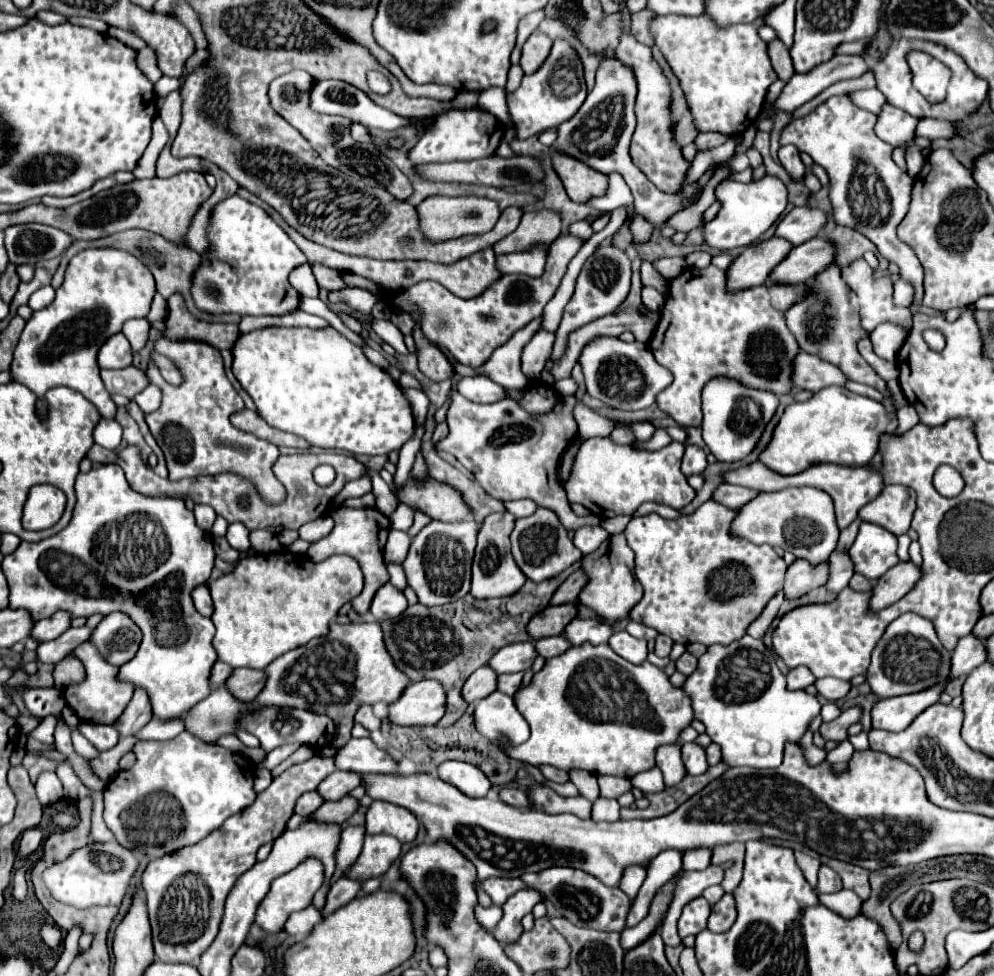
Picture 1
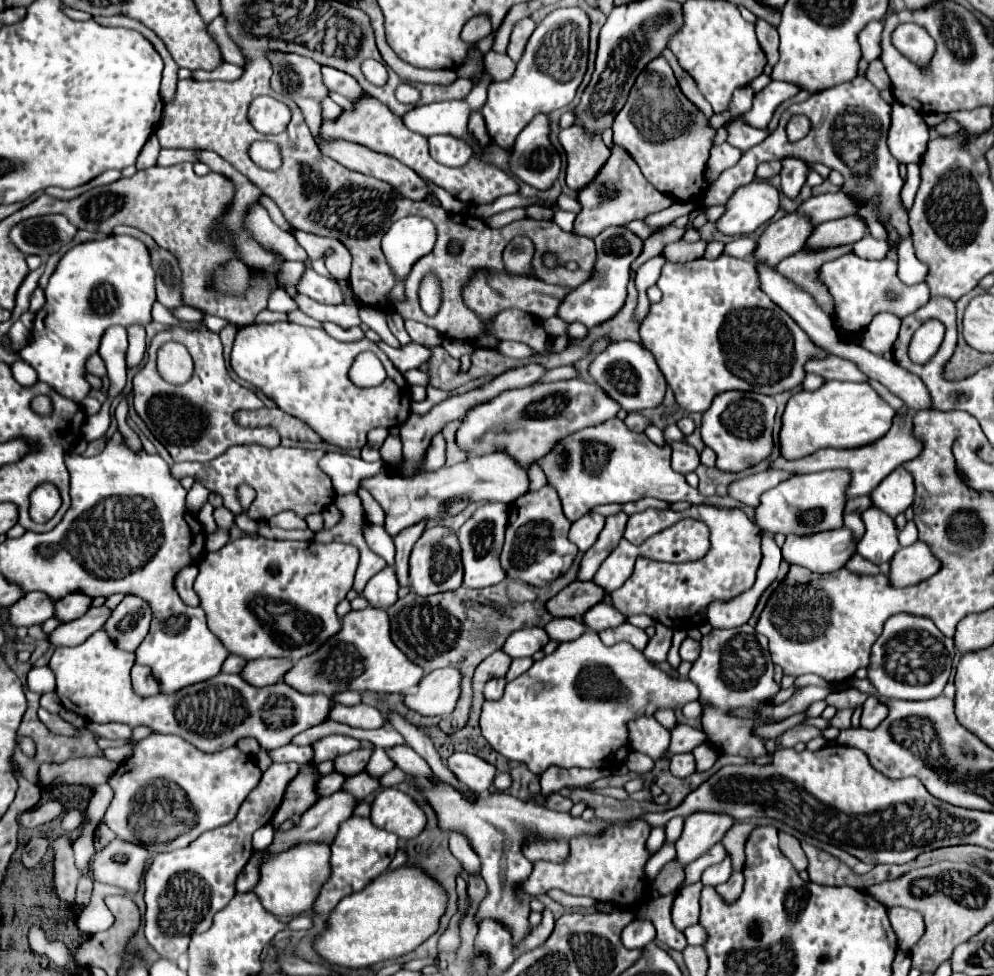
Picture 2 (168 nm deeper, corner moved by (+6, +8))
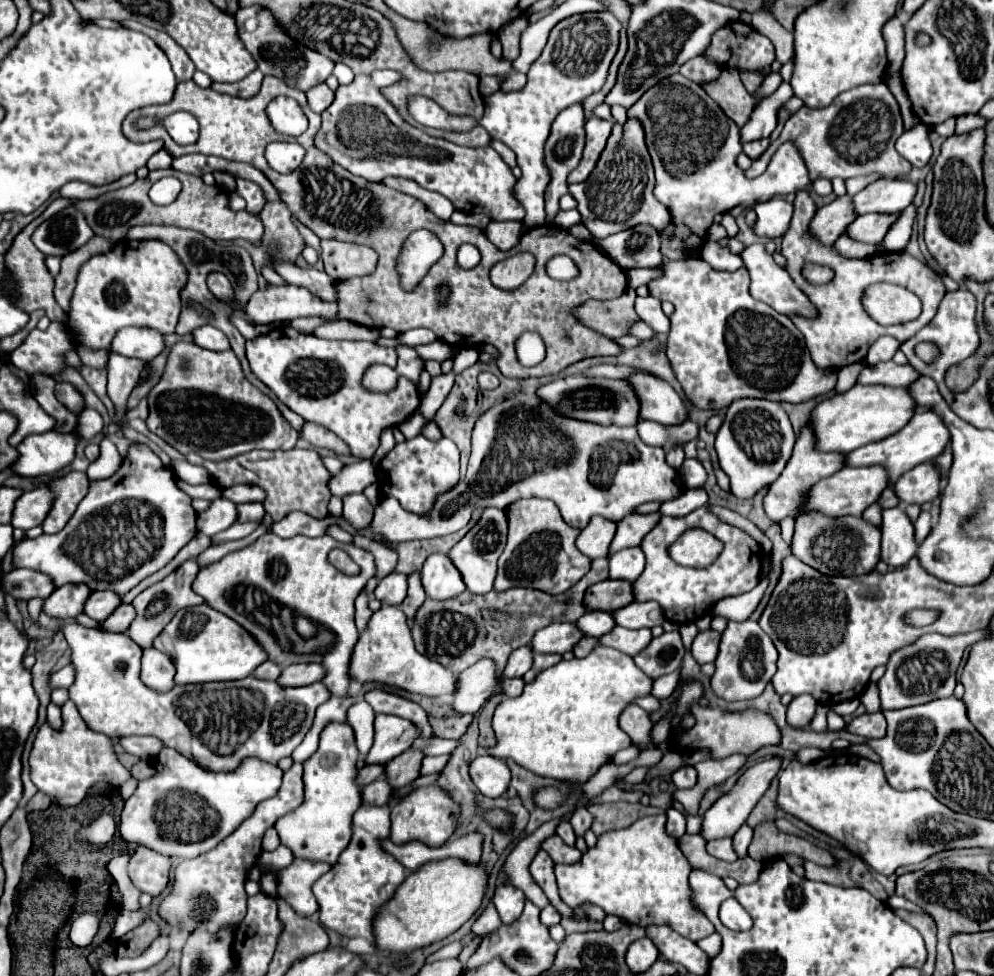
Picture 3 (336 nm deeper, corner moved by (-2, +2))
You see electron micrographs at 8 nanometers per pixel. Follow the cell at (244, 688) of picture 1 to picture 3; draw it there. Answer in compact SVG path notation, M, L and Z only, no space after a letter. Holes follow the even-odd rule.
M292 664L286 666L278 678L282 686L306 686L320 682L326 676L326 668L320 664Z

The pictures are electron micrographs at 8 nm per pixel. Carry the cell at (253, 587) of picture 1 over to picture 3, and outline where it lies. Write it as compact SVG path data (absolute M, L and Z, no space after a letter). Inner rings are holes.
M264 534L250 546L230 552L222 560L200 568L192 582L192 590L200 594L214 610L242 624L266 648L270 660L280 666L294 664L298 656L290 654L288 650L282 650L282 646L278 646L278 640L274 638L274 634L270 634L270 630L262 630L262 626L246 618L244 614L236 612L232 602L234 588L238 584L256 586L260 590L266 590L266 594L278 600L278 604L290 606L290 610L306 614L306 618L314 618L314 622L322 622L322 626L326 626L334 634L334 644L326 654L314 654L314 662L320 662L326 668L326 678L322 682L328 686L328 690L336 696L346 696L350 684L350 654L354 650L354 644L358 642L358 630L354 626L354 600L372 576L374 576L374 556L354 544L342 544L330 536L317 538L294 536L284 540L274 534ZM334 548L346 550L348 556L360 566L360 574L346 576L340 570L336 570L328 562L328 552Z

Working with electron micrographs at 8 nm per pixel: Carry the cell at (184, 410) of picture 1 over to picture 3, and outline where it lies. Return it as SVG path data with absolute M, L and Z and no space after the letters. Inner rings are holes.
M178 342L168 356L164 374L148 394L148 404L150 404L150 416L146 424L150 432L156 432L164 442L168 442L172 448L176 448L182 454L196 452L206 460L226 460L256 448L290 450L296 446L296 440L300 436L284 420L276 404L244 376L244 370L232 350L212 352L196 346L194 342Z

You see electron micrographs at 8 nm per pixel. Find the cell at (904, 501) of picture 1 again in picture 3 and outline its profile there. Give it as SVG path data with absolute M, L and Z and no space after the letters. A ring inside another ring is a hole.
M934 462L918 464L914 470L908 470L894 484L896 494L906 504L924 504L932 502L940 496L942 476Z

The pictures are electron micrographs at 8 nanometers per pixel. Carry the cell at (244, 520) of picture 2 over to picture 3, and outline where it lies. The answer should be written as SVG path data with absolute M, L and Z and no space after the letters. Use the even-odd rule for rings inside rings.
M248 502L248 504L238 504L238 522L250 522L250 520L262 520L264 508L260 502Z

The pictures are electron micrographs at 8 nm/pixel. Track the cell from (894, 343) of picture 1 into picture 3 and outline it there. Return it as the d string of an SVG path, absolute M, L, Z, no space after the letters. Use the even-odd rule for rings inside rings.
M882 336L878 338L872 348L868 350L868 356L866 356L866 364L878 364L878 362L886 362L886 360L892 360L894 352L898 350L898 340L892 338L892 336Z

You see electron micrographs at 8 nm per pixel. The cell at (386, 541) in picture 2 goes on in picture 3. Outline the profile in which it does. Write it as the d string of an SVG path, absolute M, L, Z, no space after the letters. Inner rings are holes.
M348 494L342 498L342 502L344 502L344 518L354 528L366 528L370 524L374 506L368 502L364 494Z

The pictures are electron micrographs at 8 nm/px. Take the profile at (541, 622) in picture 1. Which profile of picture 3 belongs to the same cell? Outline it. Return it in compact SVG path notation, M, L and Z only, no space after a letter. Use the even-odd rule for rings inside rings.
M604 580L588 588L584 602L592 610L608 610L614 612L622 606L628 606L634 602L634 590L632 582L626 580Z

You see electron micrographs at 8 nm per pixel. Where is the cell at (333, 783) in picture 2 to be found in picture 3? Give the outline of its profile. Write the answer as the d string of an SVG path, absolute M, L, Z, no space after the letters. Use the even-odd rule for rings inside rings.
M364 766L358 774L358 784L366 786L366 784L378 780L380 776L384 776L384 766Z

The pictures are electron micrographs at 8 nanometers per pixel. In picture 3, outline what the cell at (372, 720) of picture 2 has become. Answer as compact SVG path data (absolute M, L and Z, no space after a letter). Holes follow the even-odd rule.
M376 714L374 720L374 746L366 756L366 764L386 764L390 758L396 758L412 746L418 734L418 726L412 726L410 720L402 720L390 714Z

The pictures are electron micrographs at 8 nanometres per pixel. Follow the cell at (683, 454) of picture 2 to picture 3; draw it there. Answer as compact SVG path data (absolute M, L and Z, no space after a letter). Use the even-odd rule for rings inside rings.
M684 458L682 466L678 468L678 476L686 488L702 488L706 482L706 470L698 458Z

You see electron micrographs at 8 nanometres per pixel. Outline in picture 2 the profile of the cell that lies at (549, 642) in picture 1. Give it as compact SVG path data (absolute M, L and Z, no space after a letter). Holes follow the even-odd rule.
M554 618L550 624L544 626L544 630L550 640L572 642L586 630L586 626L580 622L580 618Z

